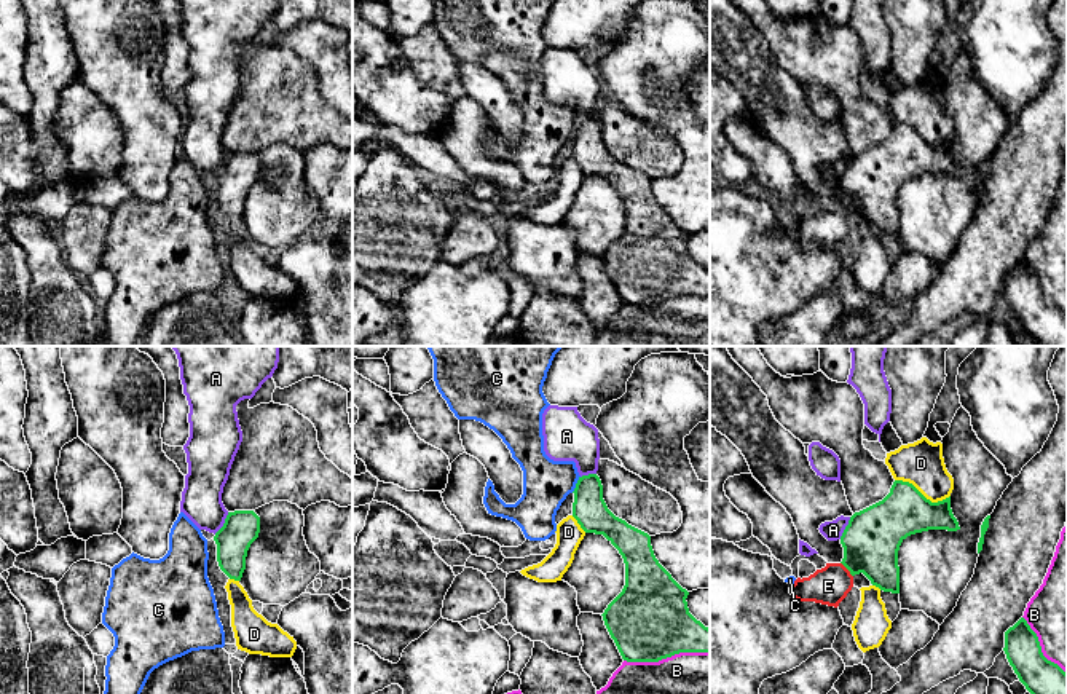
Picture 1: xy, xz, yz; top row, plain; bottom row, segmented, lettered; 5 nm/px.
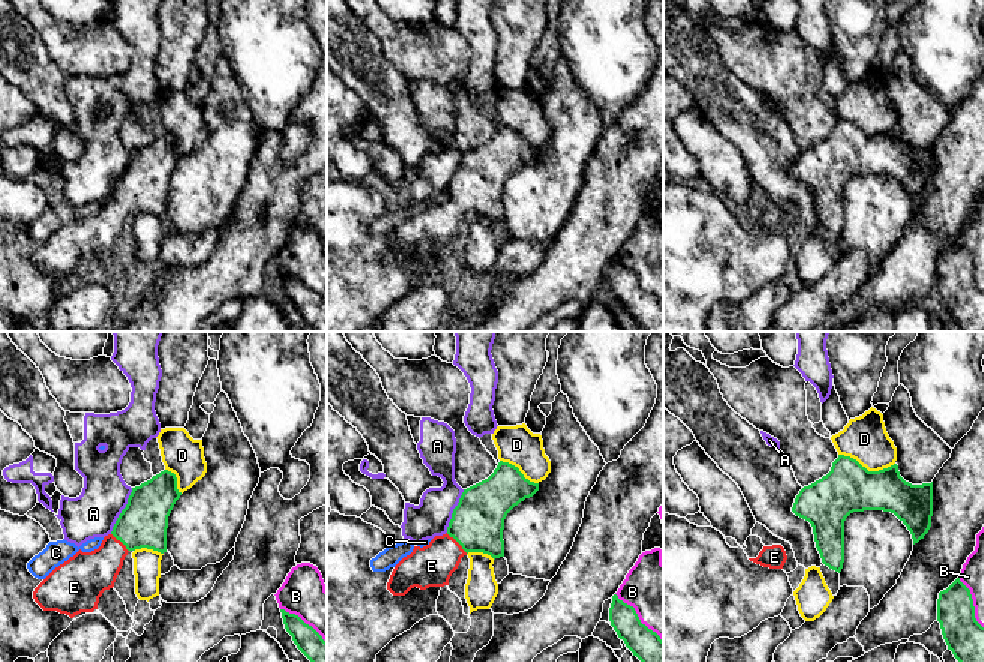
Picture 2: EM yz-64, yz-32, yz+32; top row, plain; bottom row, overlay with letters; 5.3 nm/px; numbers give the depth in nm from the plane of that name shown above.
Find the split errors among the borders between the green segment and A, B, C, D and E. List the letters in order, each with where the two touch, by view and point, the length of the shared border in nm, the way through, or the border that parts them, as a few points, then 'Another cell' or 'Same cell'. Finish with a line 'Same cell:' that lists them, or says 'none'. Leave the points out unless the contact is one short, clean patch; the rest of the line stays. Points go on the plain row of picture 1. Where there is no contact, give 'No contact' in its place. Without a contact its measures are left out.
A: Touches green at xy (224, 166). Shared border 130 nm. Boundary: xy (228, 155), (224, 166), (214, 176). Another cell
B: Touches green at xz (665, 300). Shared border 440 nm. Another cell
C: Touches green at xz (576, 126). Shared border 100 nm. Boundary: xz (579, 118), (571, 134). Another cell
D: Touches green at yz (921, 136). Shared border 300 nm. Another cell
E: Touches green at yz (847, 211). Shared border 100 nm. Path across: yz (871, 182), (871, 187), (847, 211), (828, 228). Same cell
Same cell: E

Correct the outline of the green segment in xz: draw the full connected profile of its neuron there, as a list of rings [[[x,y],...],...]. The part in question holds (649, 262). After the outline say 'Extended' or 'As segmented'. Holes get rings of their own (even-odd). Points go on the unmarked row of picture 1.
[[[596,116],[579,120],[573,136],[581,171],[603,177],[625,206],[625,228],[601,257],[622,302],[659,305],[679,295],[710,295],[710,271],[689,255],[689,235],[659,206],[651,179],[608,152]]]. As segmented

